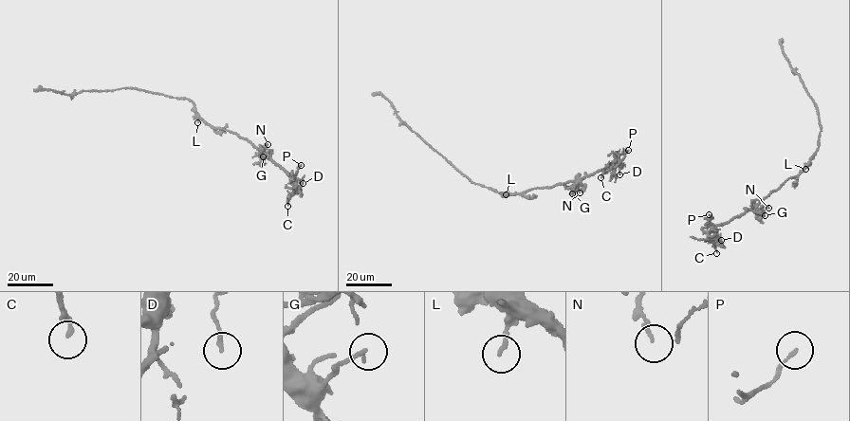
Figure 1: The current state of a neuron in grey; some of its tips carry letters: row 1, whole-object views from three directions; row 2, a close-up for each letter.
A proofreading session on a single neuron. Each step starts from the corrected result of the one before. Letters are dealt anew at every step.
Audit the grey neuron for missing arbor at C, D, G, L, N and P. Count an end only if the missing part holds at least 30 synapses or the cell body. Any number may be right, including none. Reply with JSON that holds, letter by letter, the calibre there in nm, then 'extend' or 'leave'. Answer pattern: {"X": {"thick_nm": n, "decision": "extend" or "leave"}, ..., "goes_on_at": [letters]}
{"C": {"thick_nm": 160, "decision": "leave"}, "D": {"thick_nm": 170, "decision": "leave"}, "G": {"thick_nm": 140, "decision": "leave"}, "L": {"thick_nm": 170, "decision": "leave"}, "N": {"thick_nm": 150, "decision": "leave"}, "P": {"thick_nm": 120, "decision": "leave"}, "goes_on_at": []}

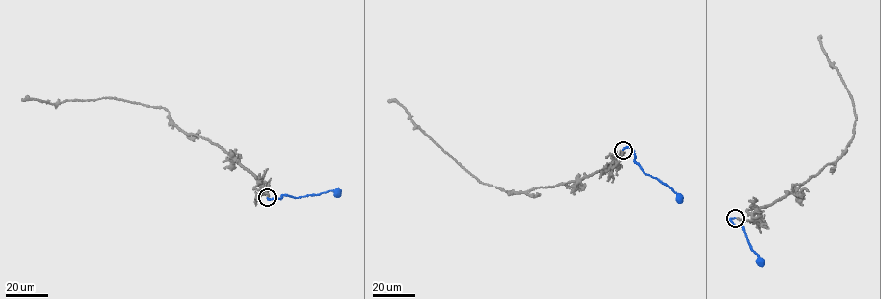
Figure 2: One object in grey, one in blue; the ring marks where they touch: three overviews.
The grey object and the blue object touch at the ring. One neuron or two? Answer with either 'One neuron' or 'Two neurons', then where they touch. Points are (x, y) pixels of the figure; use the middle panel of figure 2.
One neuron. Place: (623, 150)

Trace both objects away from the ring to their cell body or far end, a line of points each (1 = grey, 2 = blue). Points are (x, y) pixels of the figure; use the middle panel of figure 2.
1: (623, 150), (618, 163), (588, 176), (551, 186), (508, 192), (481, 183), (414, 124), (403, 107), (388, 101)
2: (623, 150), (630, 147), (634, 160), (644, 173), (664, 184), (677, 194), (680, 202)

